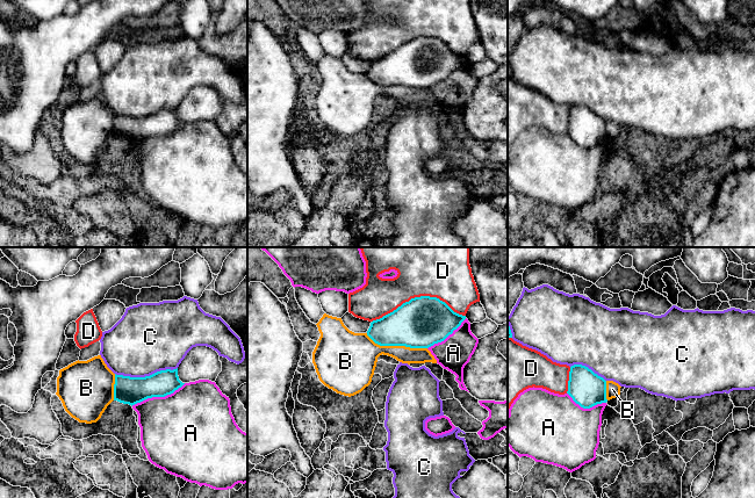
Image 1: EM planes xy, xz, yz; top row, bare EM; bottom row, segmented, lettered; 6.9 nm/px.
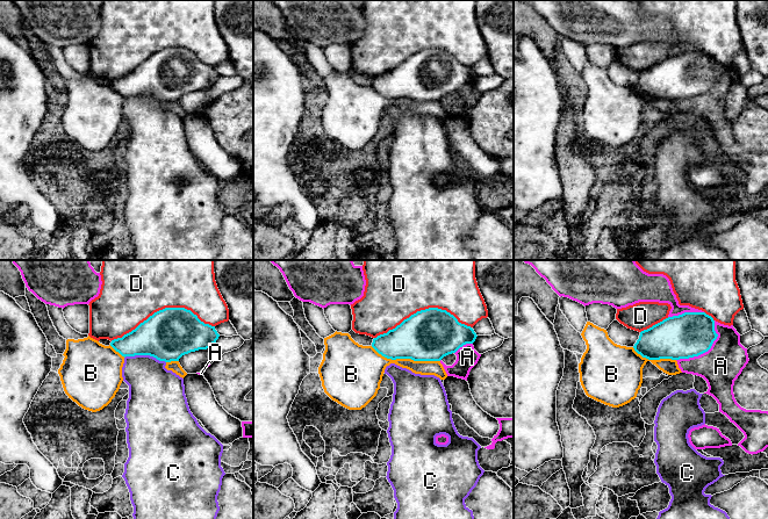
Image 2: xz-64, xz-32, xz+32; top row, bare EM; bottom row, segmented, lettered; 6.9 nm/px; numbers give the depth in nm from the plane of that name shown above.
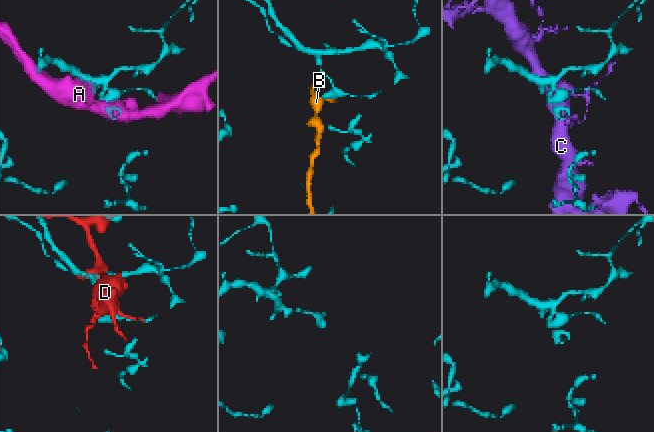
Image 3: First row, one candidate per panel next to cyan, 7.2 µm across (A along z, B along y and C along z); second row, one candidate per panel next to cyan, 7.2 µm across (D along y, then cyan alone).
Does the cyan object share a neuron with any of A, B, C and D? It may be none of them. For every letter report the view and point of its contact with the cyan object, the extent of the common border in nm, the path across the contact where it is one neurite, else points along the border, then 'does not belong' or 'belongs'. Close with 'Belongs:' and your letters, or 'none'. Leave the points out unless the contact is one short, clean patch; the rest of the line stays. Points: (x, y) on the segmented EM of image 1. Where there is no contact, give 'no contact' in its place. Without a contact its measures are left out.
A: contact xy (158, 396); length 400 nm; does not belong
B: contact xz (396, 345); length 440 nm; does not belong
C: contact xy (145, 376); length 440 nm; does not belong
D: contact xz (418, 297); length 650 nm; does not belong
Belongs: none

